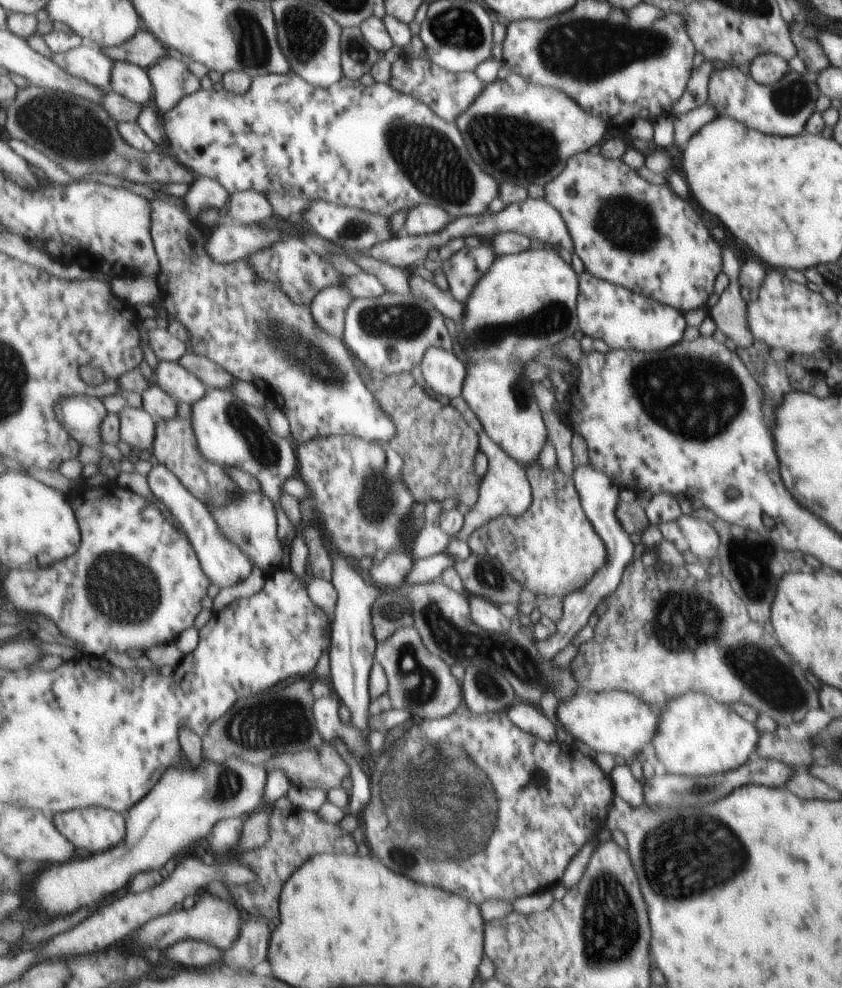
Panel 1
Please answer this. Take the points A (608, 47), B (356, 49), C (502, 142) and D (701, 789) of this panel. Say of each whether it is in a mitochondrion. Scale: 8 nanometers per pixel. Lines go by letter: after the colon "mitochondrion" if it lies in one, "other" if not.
A: mitochondrion
B: mitochondrion
C: mitochondrion
D: mitochondrion

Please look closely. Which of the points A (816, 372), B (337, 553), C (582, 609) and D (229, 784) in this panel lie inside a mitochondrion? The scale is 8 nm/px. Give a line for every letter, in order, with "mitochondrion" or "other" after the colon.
A: other
B: other
C: other
D: mitochondrion

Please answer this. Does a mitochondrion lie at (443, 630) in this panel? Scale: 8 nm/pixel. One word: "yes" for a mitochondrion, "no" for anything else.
yes

